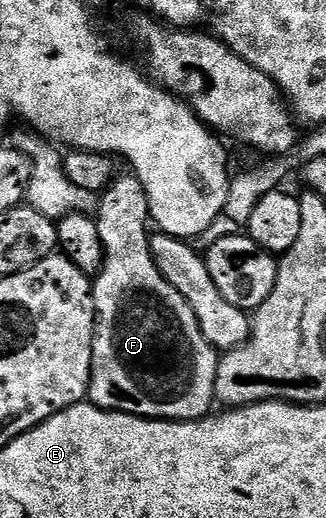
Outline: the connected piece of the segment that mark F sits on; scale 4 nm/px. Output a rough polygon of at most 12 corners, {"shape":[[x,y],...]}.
{"shape":[[117,176],[94,220],[87,400],[199,421],[217,350],[150,251],[148,196]]}

